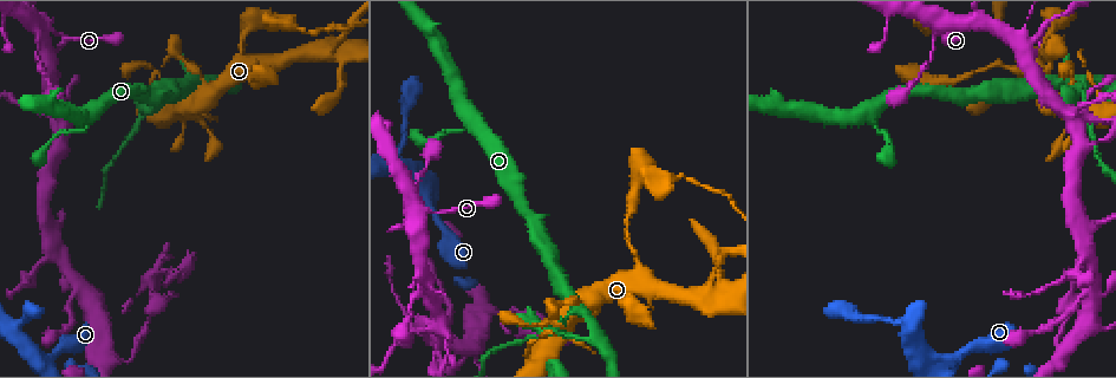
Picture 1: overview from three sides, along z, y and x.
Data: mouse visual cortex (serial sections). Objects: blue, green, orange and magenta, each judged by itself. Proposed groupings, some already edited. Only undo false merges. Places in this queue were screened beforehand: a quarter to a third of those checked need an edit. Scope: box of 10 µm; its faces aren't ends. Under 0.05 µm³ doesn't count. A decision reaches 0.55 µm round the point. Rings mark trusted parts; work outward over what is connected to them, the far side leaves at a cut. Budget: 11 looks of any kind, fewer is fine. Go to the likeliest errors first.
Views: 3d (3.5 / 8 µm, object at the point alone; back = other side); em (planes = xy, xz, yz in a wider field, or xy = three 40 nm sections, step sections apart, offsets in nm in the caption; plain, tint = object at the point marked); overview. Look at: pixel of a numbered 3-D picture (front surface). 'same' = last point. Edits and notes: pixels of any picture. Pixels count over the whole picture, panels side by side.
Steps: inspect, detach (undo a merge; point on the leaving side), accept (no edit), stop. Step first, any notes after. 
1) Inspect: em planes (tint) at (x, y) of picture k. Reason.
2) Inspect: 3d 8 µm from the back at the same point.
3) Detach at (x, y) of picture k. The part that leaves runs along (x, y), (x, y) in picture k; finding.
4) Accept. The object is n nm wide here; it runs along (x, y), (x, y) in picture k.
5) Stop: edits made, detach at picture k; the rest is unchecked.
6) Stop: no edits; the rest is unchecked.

Inspect: 3d 8 µm at (551, 328) of picture 1. Thick turns thin.

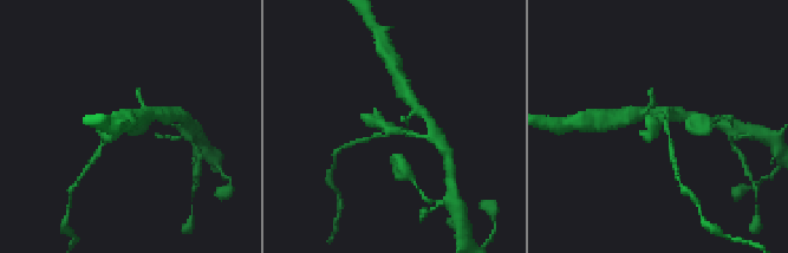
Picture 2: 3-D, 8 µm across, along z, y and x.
Inspect: 3d 3.5 µm from the back at the same point.

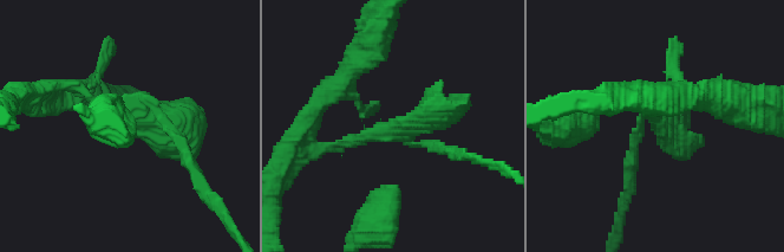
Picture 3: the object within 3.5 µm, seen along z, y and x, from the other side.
Inspect: em xy step 5 (tint) at (394, 131) of picture 3. 3 arms meet here; the arms are 150, 150, 400 nm wide.

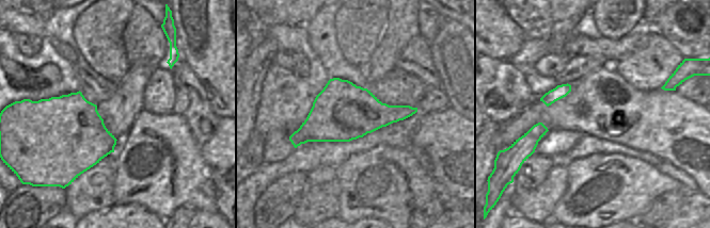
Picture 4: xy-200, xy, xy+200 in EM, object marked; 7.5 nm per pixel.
Detach at (634, 163) of picture 3. The object is 440 nm wide here; the part that leaves runs along (639, 130), (618, 220) in picture 3; two cells meet here.

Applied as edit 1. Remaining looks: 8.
Inspect: 3d 3.5 µm at (46, 26) of picture 1. Sudden change in width.

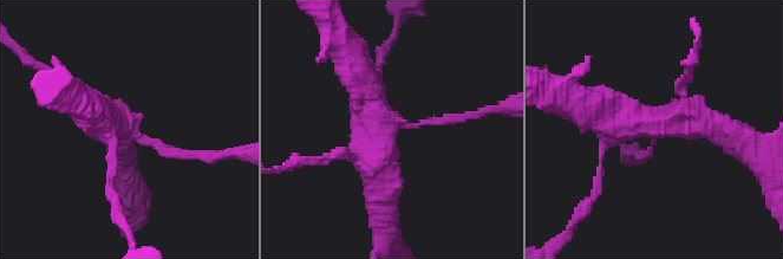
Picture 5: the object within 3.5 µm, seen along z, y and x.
Inspect: em xy step 2 (tint) at (389, 126) of picture 5. Now the EM.

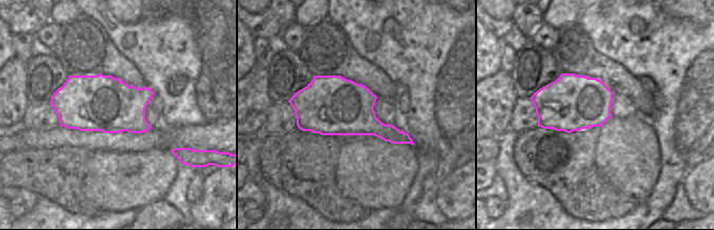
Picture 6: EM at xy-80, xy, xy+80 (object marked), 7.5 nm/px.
Accept. It runs along (457, 118), (378, 133), (382, 196) in picture 5; one cell here.

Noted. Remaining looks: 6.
Inspect: overview. Redraw.

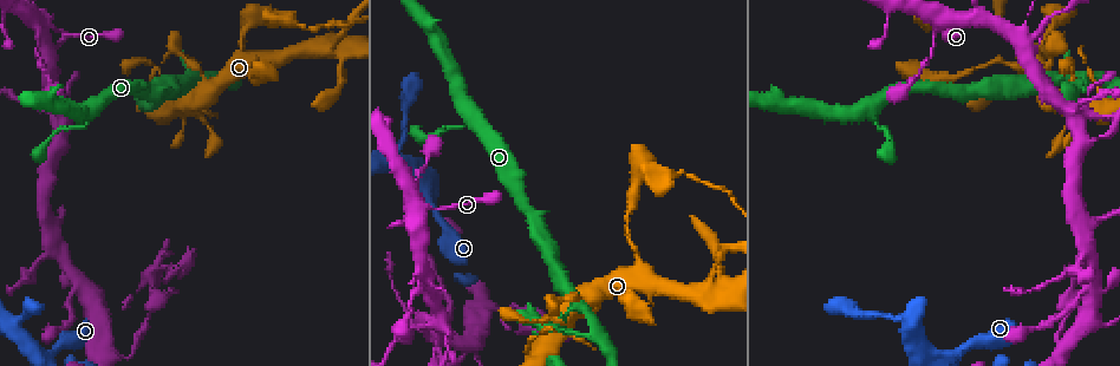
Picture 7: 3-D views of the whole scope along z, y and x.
Inspect: 3d 3.5 µm at (1075, 118) of picture 7. Looks like a crossing.

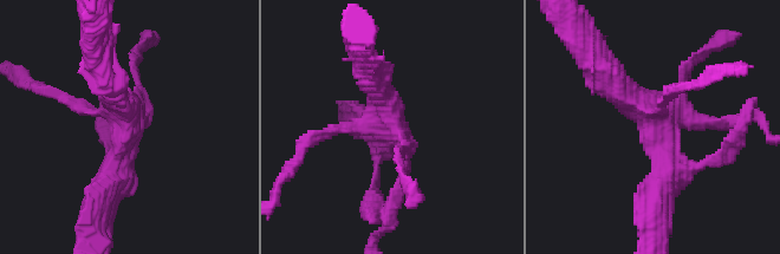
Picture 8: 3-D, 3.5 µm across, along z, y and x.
Inspect: em xy step 1 (plain) at (129, 126) of picture 8. Shape alone is not enough.

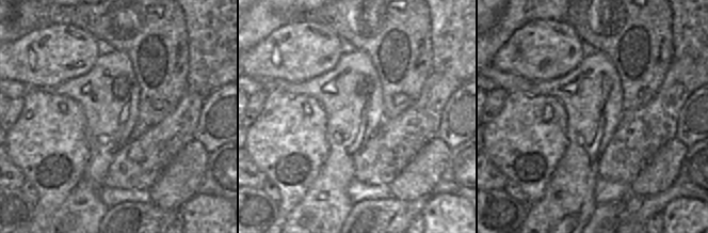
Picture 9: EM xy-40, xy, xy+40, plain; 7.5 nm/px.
Inspect: em xy step 1 (tint) at the same point.

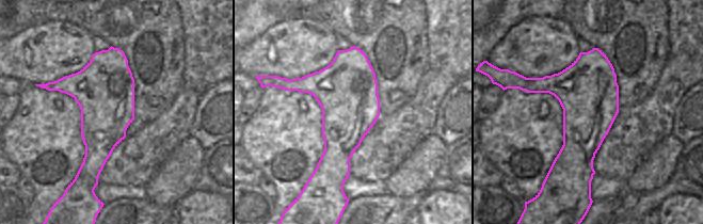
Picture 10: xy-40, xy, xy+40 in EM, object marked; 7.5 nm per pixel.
Accept. It runs along (604, 73), (662, 128), (658, 193) in picture 8; continuous, no second cell.

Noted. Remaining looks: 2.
Inspect: 3d 3.5 µm at (458, 342) of picture 7. Side arm on a straight run.

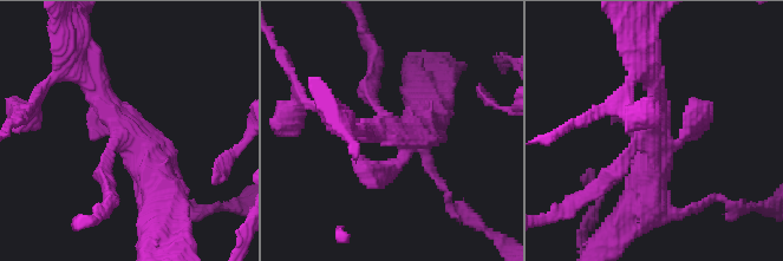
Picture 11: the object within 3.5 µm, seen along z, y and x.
Inspect: em xy step 2 (tint) at (654, 129) of picture 11.

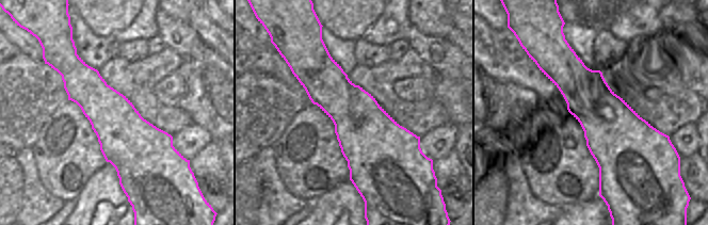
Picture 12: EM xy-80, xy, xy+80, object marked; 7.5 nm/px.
Accept. It runs along (73, 65), (147, 151), (157, 195) in picture 11; all the same cell.

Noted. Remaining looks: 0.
Stop: edits made, detach at picture 3; the rest is unchecked.

